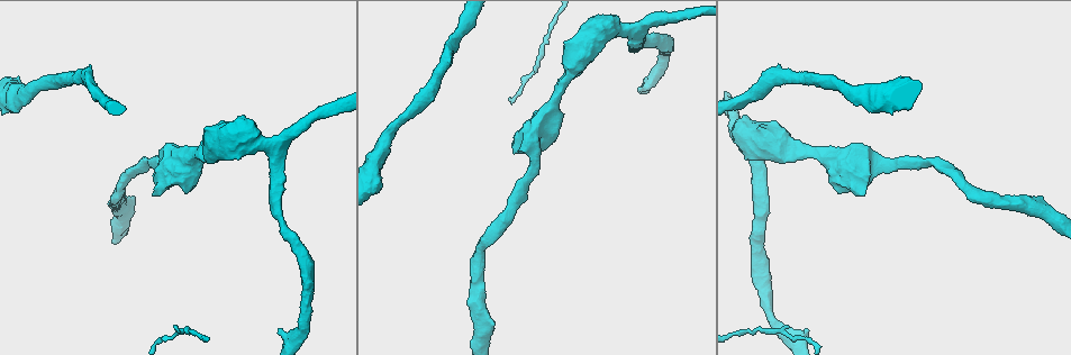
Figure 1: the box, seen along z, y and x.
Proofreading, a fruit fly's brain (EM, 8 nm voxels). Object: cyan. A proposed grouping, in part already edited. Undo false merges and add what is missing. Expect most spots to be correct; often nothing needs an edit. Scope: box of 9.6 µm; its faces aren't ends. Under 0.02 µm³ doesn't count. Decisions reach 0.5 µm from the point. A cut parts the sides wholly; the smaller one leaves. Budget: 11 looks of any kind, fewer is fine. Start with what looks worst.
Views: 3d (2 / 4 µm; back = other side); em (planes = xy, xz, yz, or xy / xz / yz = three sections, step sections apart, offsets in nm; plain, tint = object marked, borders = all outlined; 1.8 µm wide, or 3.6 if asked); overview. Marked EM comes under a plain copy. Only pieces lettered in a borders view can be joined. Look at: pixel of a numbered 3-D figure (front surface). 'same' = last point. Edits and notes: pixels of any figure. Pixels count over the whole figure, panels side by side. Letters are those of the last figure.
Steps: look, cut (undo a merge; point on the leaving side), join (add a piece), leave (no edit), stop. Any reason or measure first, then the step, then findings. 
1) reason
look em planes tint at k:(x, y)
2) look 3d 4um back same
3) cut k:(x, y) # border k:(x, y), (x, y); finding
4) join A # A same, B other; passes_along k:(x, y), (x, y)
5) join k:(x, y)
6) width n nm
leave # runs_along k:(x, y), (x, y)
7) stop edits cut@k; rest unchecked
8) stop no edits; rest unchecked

stops while still wide
look 3d 2um at 1:(808, 329)

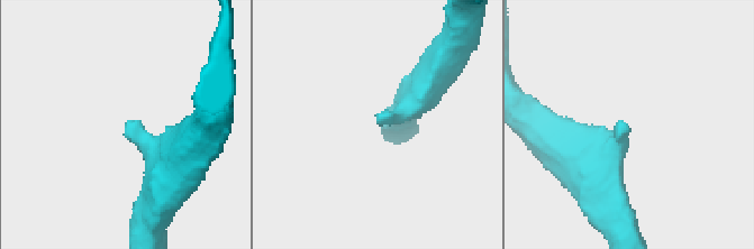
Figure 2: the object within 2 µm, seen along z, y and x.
look em planes borders at 2:(624, 126)

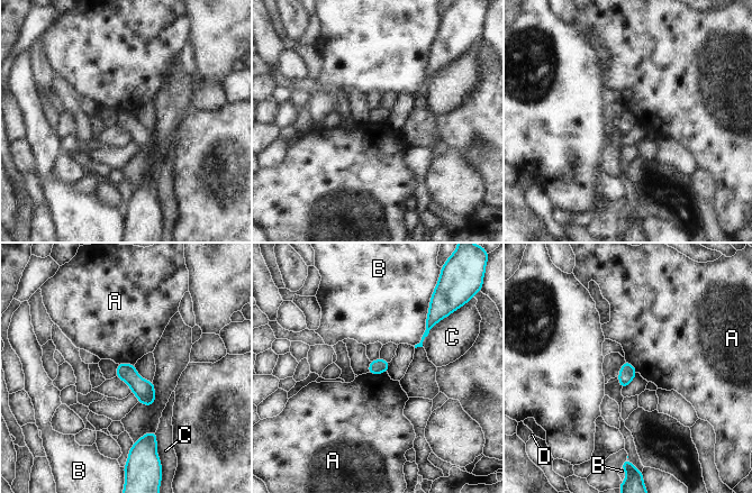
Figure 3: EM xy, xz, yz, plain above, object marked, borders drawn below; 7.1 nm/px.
longest_contact B 300 nm
leave # A other, B other, C other, D other; none of them fits

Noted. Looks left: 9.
an open end
look 3d 2um at 1:(518, 151)

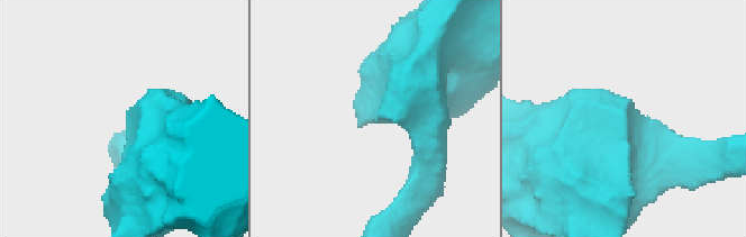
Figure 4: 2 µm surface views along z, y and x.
need the tissue
look em planes borders at 4:(128, 129)

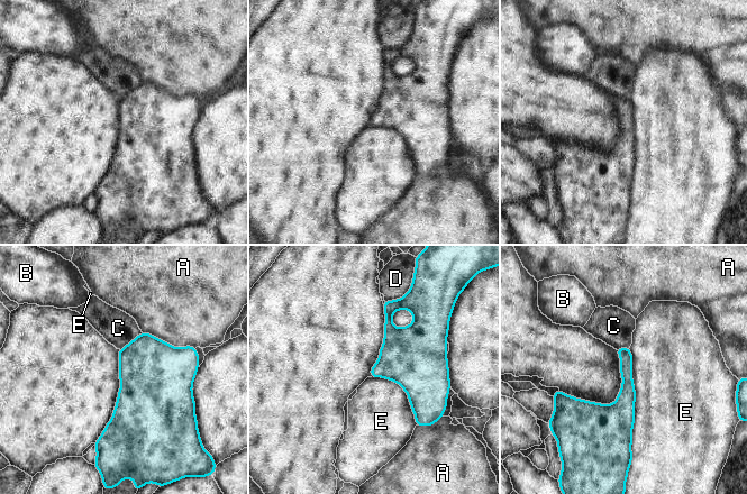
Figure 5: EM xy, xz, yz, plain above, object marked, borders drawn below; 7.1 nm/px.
longest_contact E 700 nm
leave # A other, B other, C other, D other, E other; no lettered piece goes on from it

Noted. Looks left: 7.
look em 3.6um yz step 8 tint at 1:(745, 157)

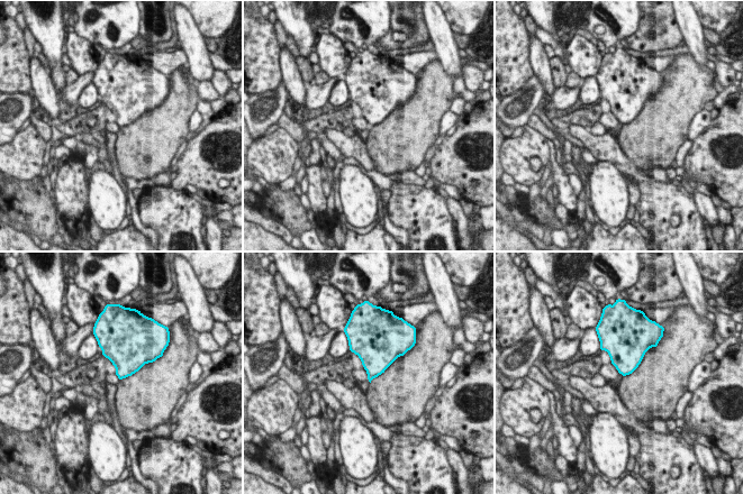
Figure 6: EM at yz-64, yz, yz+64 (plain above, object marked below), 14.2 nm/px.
look em 3.6um planes borders same

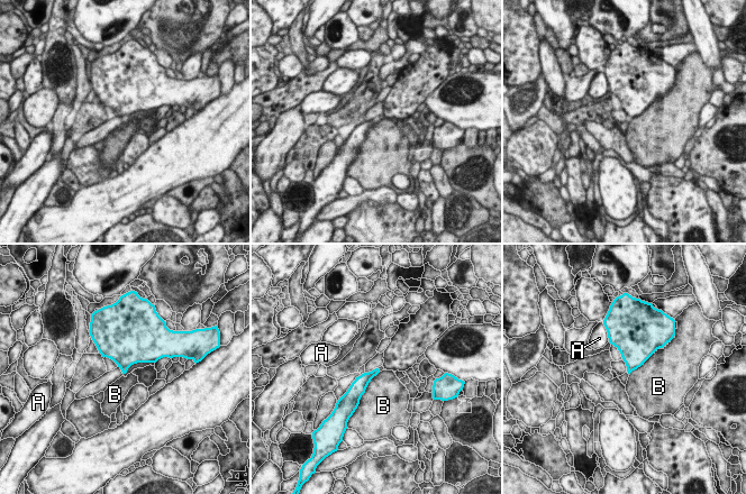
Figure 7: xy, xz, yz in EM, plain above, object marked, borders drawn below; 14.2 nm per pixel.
leave # A other, B other; border 7:(380, 372), (370, 381), (358, 404); no lettered piece goes on from it

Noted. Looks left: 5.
look em planes borders at 1:(294, 242)

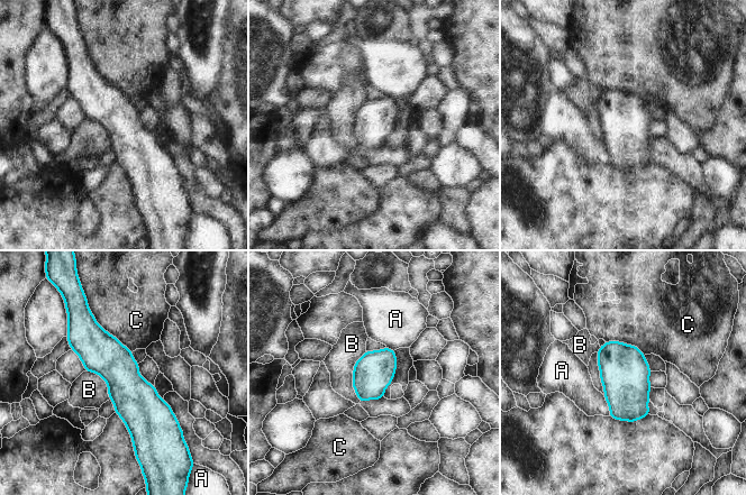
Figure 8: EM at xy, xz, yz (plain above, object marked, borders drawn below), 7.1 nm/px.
leave # A other, B other, C other; border 8:(366, 351), (353, 372), (358, 401); all the same cell

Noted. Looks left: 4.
stop no edits; rest unchecked

